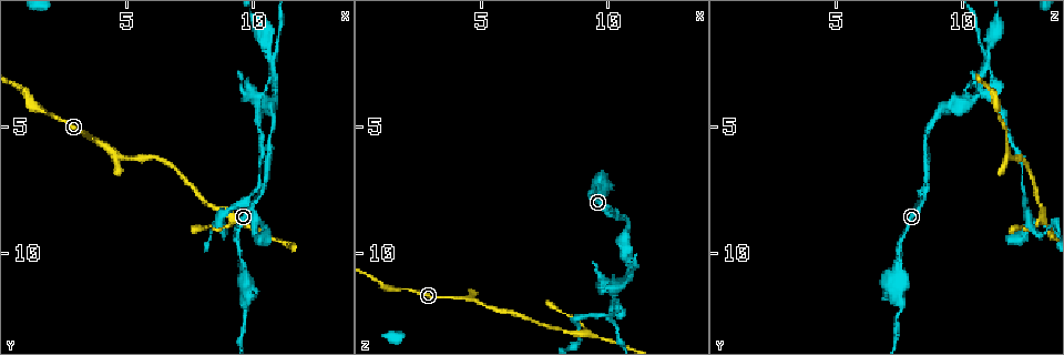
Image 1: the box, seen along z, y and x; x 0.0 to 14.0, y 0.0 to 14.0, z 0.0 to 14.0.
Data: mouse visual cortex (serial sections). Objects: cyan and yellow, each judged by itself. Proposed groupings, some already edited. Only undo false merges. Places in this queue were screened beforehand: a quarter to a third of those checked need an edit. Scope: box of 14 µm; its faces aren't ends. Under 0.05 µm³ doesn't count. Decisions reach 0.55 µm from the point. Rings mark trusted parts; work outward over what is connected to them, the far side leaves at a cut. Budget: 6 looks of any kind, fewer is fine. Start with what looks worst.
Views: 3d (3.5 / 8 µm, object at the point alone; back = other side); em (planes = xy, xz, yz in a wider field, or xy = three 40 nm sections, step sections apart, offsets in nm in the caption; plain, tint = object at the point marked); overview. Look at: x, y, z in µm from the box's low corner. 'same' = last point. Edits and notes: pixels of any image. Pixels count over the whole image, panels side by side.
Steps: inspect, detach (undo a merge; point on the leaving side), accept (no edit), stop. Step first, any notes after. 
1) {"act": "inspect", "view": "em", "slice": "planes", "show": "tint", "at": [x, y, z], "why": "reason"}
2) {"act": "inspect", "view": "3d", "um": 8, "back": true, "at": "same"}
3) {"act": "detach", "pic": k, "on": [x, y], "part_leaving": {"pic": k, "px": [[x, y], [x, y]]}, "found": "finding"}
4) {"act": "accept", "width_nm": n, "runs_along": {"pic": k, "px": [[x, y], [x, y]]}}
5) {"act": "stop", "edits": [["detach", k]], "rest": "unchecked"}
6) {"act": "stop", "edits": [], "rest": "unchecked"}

{"act": "inspect", "view": "em", "slice": "xy", "step": 5, "show": "tint", "at": [10.7, 2.7, 11.0], "why": "thick turns thin"}

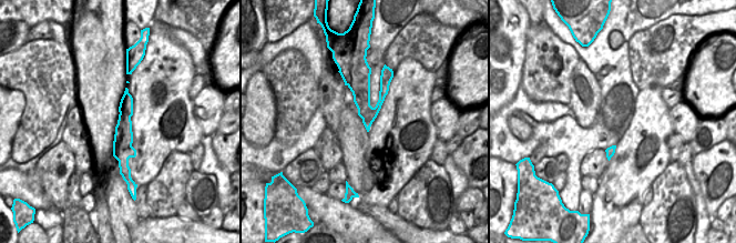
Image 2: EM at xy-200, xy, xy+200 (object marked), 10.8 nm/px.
{"act": "inspect", "view": "3d", "um": 3.5, "at": "same", "why": "wider look"}

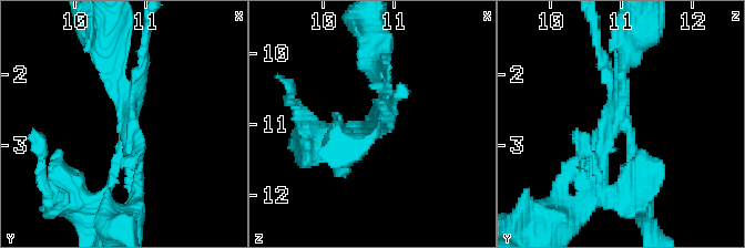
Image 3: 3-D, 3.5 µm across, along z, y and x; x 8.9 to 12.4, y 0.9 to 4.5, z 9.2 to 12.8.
{"act": "detach", "pic": 3, "on": [143, 50], "width_nm": 200, "part_leaving": {"pic": 3, "px": [[624, 124], [630, 134], [624, 182], [642, 213]]}, "found": "a second cell is stuck on"}

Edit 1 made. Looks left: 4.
{"act": "inspect", "view": "overview", "why": "see it whole again"}

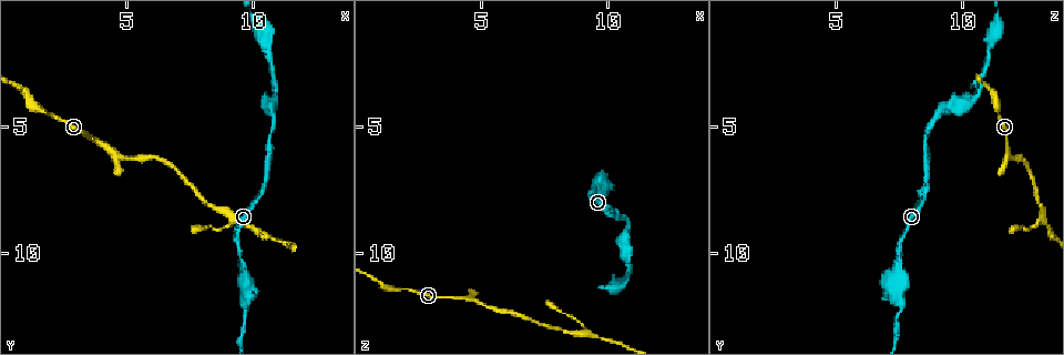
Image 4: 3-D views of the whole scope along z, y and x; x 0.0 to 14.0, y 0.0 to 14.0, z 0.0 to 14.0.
{"act": "inspect", "view": "3d", "um": 3.5, "back": true, "at": [4.1, 5.6, 11.8], "why": "calibre changes"}

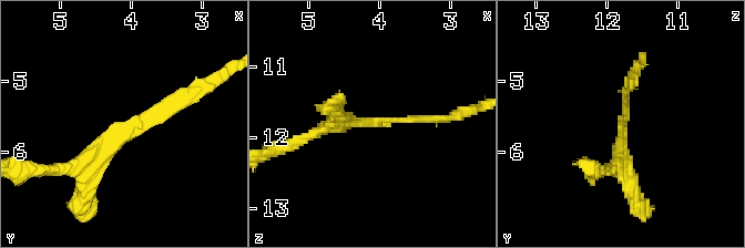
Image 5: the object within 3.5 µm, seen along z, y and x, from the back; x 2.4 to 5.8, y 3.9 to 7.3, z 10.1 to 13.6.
{"act": "inspect", "view": "em", "slice": "xy", "step": 5, "show": "tint", "at": [4.05, 5.70, 11.80]}

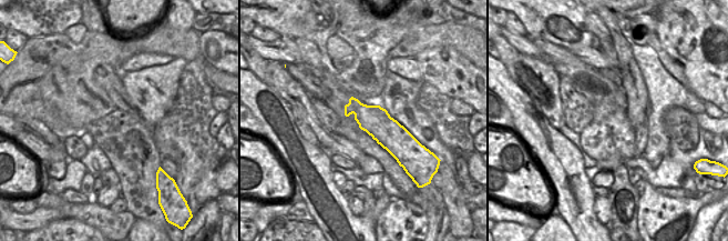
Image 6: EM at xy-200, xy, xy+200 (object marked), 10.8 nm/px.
{"act": "inspect", "view": "em", "slice": "xy", "step": 3, "show": "tint", "at": "same"}

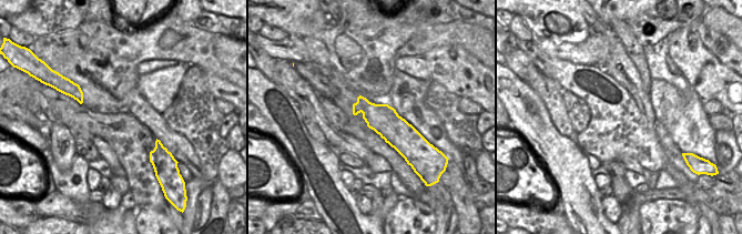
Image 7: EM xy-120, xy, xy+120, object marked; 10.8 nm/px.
{"act": "accept", "runs_along": {"pic": 5, "px": [[192, 92], [65, 171]]}, "found": "continuous, no second cell"}

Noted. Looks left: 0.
{"act": "stop", "edits": [["detach", 3]], "rest": "unchecked"}

